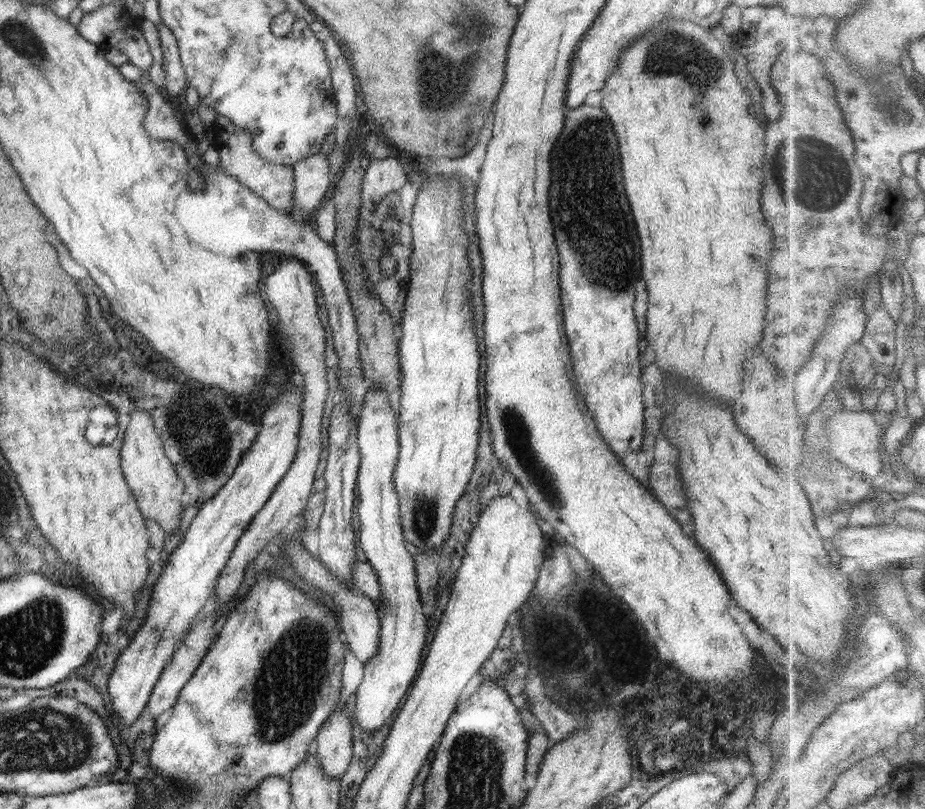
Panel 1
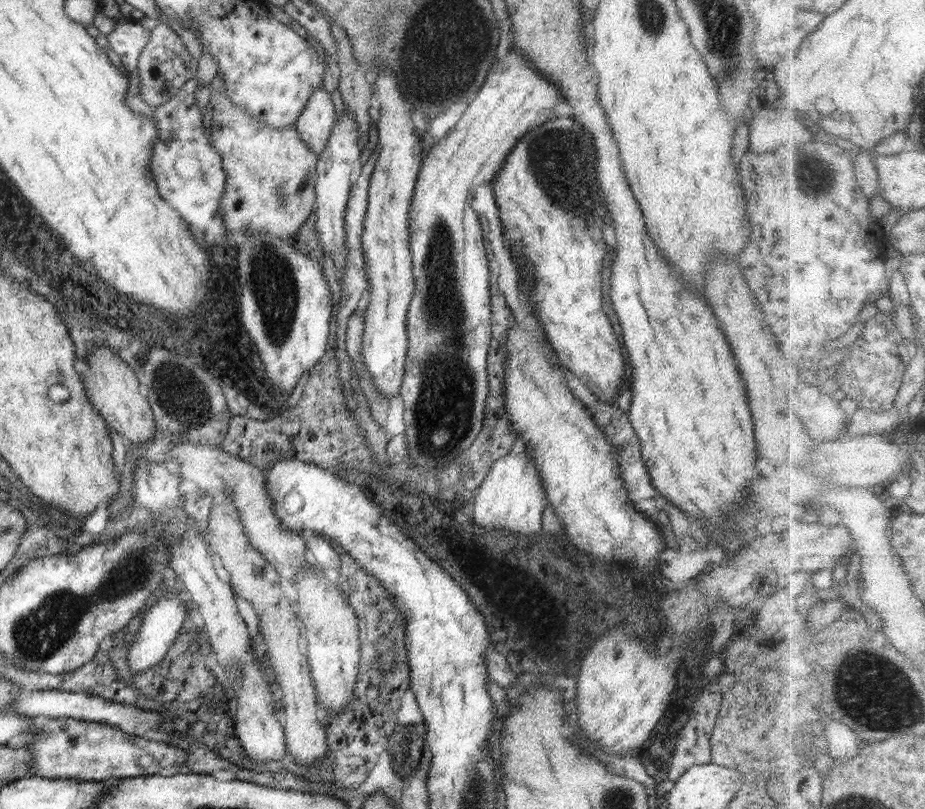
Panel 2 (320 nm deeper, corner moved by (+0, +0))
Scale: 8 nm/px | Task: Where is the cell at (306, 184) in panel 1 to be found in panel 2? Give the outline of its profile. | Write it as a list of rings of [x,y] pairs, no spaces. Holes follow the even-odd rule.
[[[322,84],[322,87],[312,91],[309,101],[298,115],[293,127],[301,134],[301,139],[310,147],[310,150],[313,150],[319,157],[319,154],[325,149],[335,118],[336,112],[334,111],[334,102],[331,94]]]

